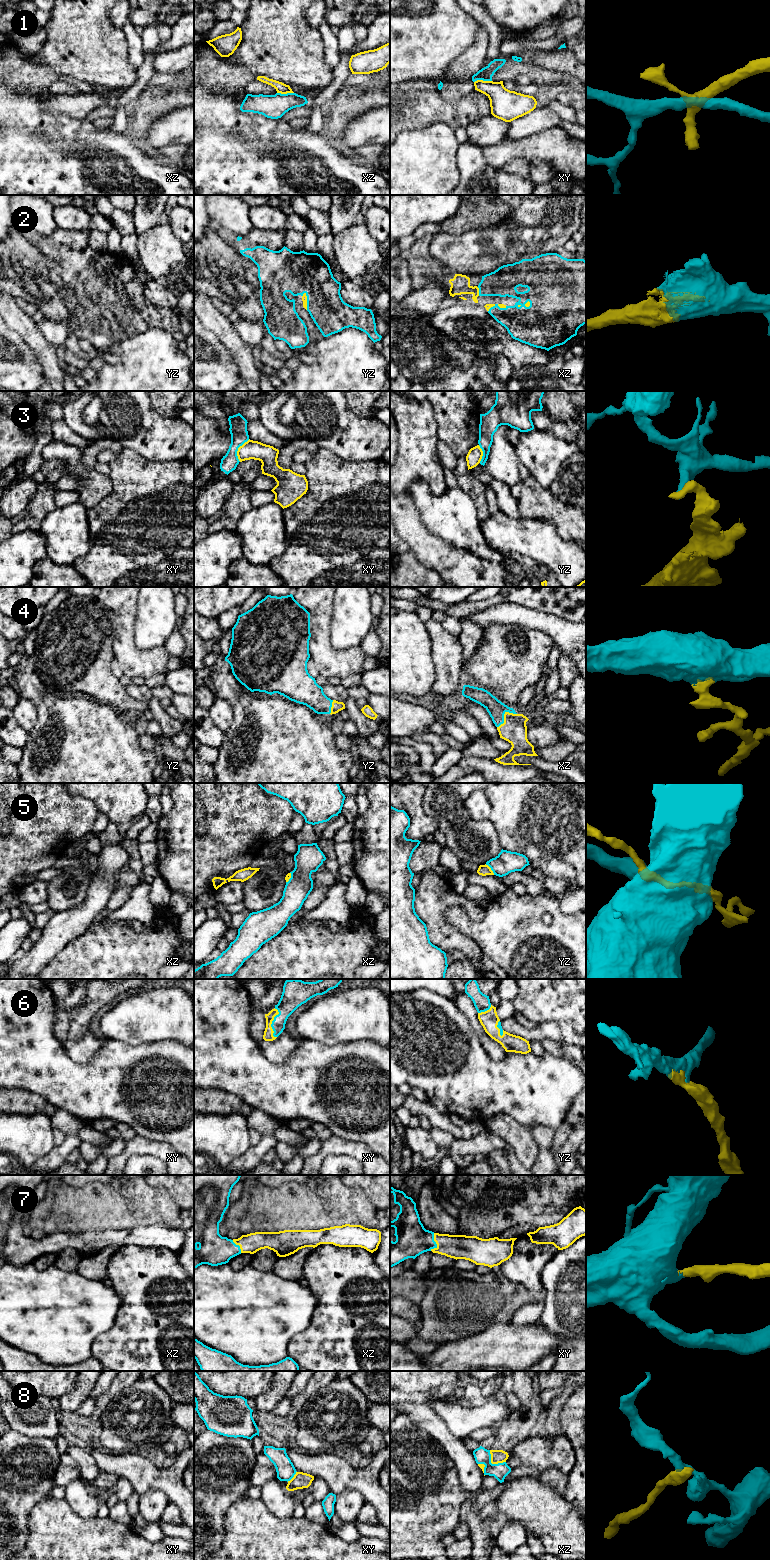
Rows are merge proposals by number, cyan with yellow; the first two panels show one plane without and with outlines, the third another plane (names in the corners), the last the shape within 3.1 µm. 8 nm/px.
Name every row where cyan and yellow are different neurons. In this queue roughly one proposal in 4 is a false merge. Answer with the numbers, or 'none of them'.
1, 3, 5, 8

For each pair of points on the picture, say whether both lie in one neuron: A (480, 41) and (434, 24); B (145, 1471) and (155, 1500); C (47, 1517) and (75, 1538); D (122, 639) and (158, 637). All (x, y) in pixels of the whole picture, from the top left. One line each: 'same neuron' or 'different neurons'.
A: different neurons
B: different neurons
C: same neuron
D: different neurons

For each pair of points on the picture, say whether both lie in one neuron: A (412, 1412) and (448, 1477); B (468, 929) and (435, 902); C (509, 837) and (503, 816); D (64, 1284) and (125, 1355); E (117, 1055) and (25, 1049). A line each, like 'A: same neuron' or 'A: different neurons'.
A: different neurons
B: different neurons
C: same neuron
D: different neurons
E: same neuron

